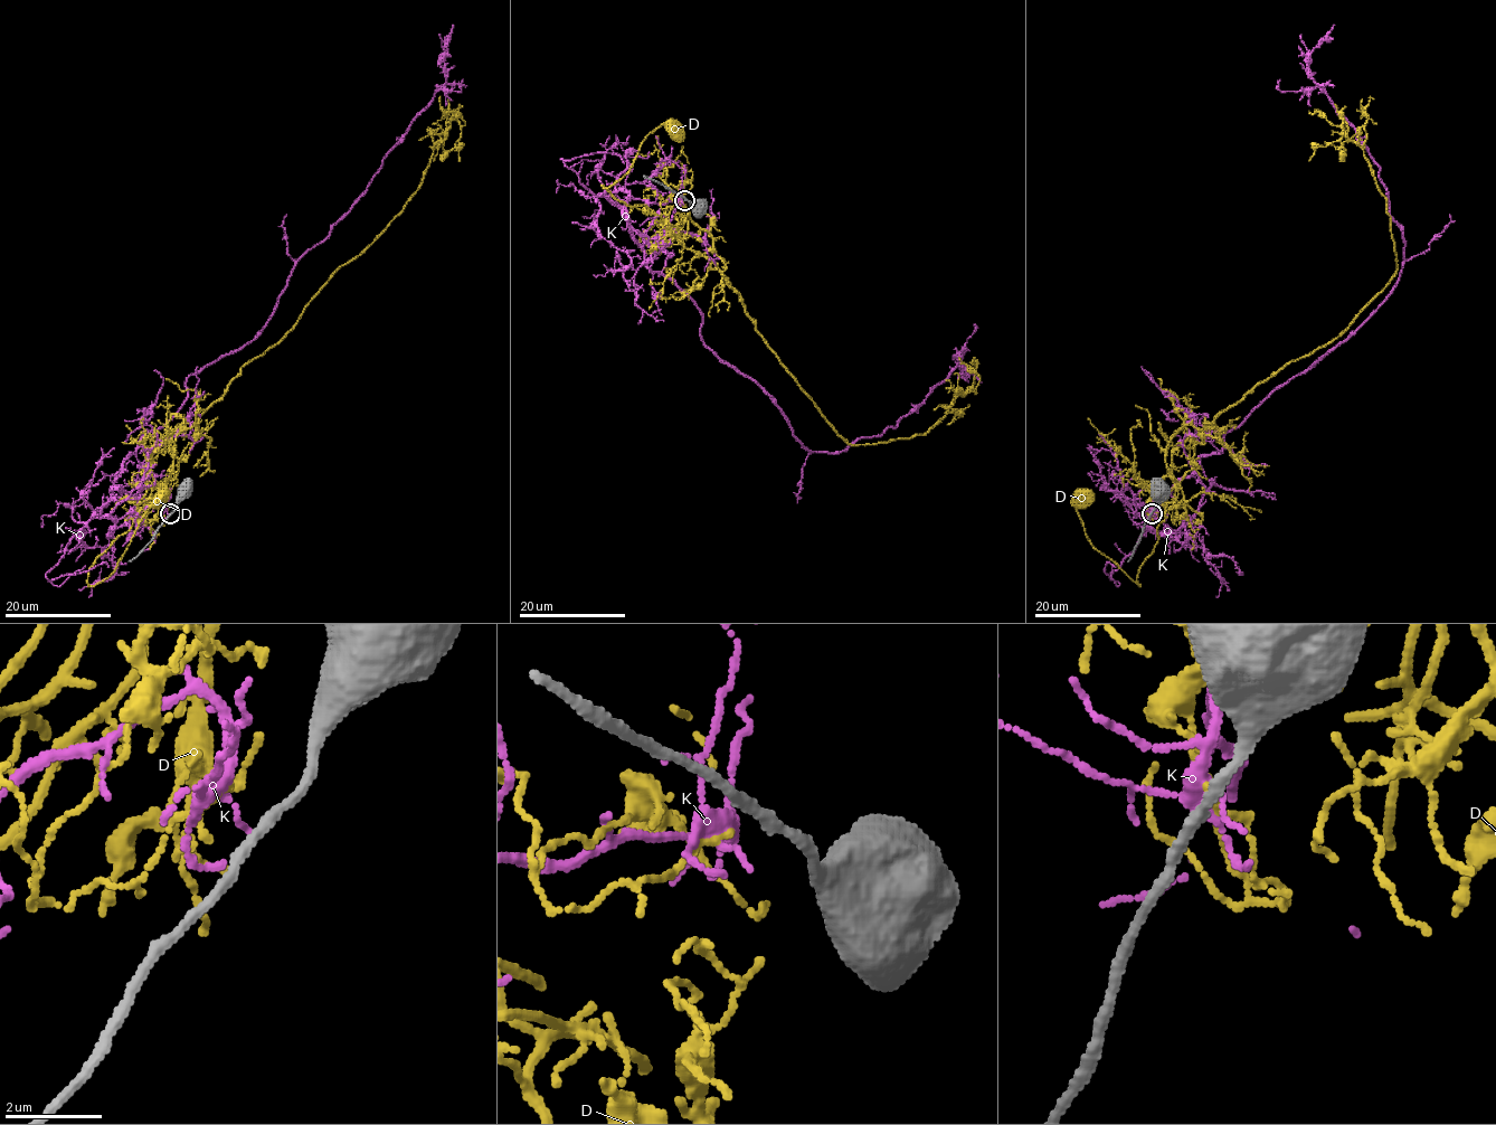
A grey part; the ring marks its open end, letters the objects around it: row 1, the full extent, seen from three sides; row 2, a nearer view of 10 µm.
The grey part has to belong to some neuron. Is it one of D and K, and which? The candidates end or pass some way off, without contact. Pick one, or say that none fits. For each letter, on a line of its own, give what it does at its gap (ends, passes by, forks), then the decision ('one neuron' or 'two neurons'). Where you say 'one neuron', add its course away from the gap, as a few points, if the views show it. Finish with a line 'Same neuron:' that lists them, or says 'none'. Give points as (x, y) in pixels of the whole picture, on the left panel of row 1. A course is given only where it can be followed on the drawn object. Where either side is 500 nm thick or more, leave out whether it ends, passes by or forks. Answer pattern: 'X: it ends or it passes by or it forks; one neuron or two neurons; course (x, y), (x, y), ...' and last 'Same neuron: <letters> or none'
D: it ends; two neurons
K: it ends; one neuron; course (167, 513), (95, 512), (445, 82), (453, 25)
Same neuron: K

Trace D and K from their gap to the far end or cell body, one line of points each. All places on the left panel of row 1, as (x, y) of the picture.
D: (167, 510), (145, 521), (170, 476), (139, 504), (87, 583), (114, 570), (160, 495)
K: (167, 513), (95, 512), (445, 82), (453, 25)

